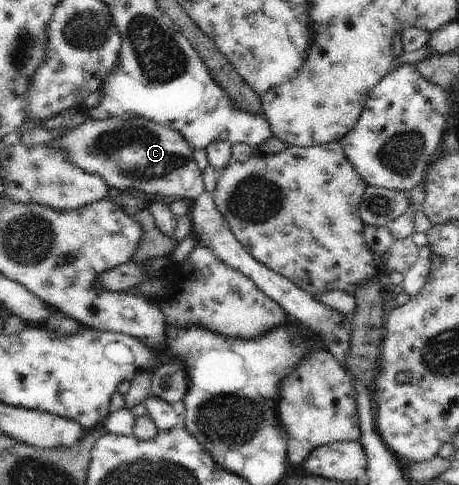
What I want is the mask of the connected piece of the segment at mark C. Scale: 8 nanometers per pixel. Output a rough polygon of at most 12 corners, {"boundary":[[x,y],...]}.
{"boundary":[[88,119],[48,143],[118,191],[194,202],[203,172],[180,131]]}

